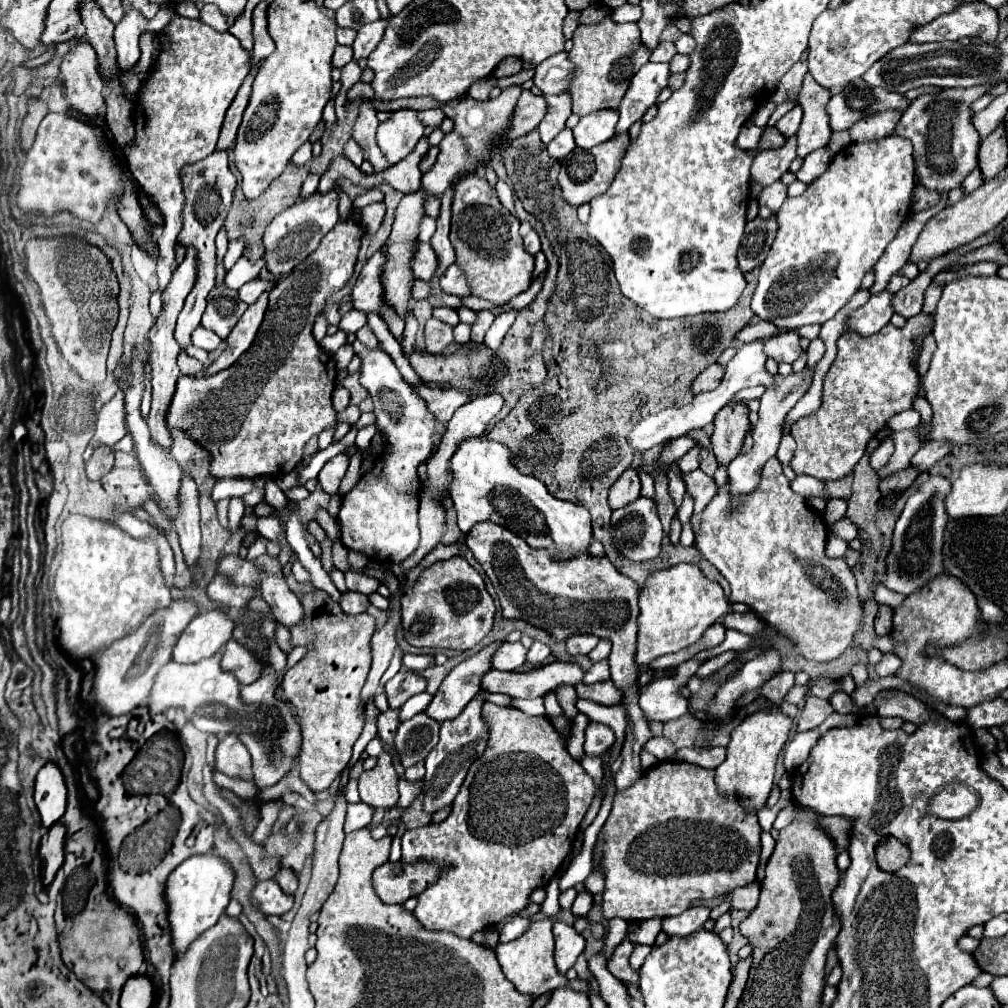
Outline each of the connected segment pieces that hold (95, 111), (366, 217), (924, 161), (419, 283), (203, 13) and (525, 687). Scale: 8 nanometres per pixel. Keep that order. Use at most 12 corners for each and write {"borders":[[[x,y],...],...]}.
{"borders":[[[84,38],[60,72],[70,106],[100,116],[104,80]],[[384,204],[362,210],[366,234],[378,232],[384,218]],[[994,84],[918,96],[894,134],[938,194],[978,168],[970,98]],[[414,278],[410,292],[414,300],[428,296],[428,284]],[[204,4],[200,20],[218,32],[226,32],[226,18],[214,4]],[[552,662],[530,672],[490,670],[488,692],[538,698],[560,684],[576,686],[584,670]]]}

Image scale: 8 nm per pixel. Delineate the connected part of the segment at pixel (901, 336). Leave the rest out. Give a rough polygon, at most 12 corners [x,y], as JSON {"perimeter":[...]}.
{"perimeter":[[934,316],[842,334],[790,466],[846,478],[910,410]]}

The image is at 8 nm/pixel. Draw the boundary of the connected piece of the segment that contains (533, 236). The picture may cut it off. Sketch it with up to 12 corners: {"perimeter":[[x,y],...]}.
{"perimeter":[[534,228],[524,236],[524,246],[530,254],[540,250],[540,236]]}

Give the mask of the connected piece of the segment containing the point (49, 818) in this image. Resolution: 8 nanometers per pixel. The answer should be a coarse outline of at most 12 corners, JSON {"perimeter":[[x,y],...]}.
{"perimeter":[[58,764],[36,776],[34,802],[42,826],[66,810],[66,782]]}

